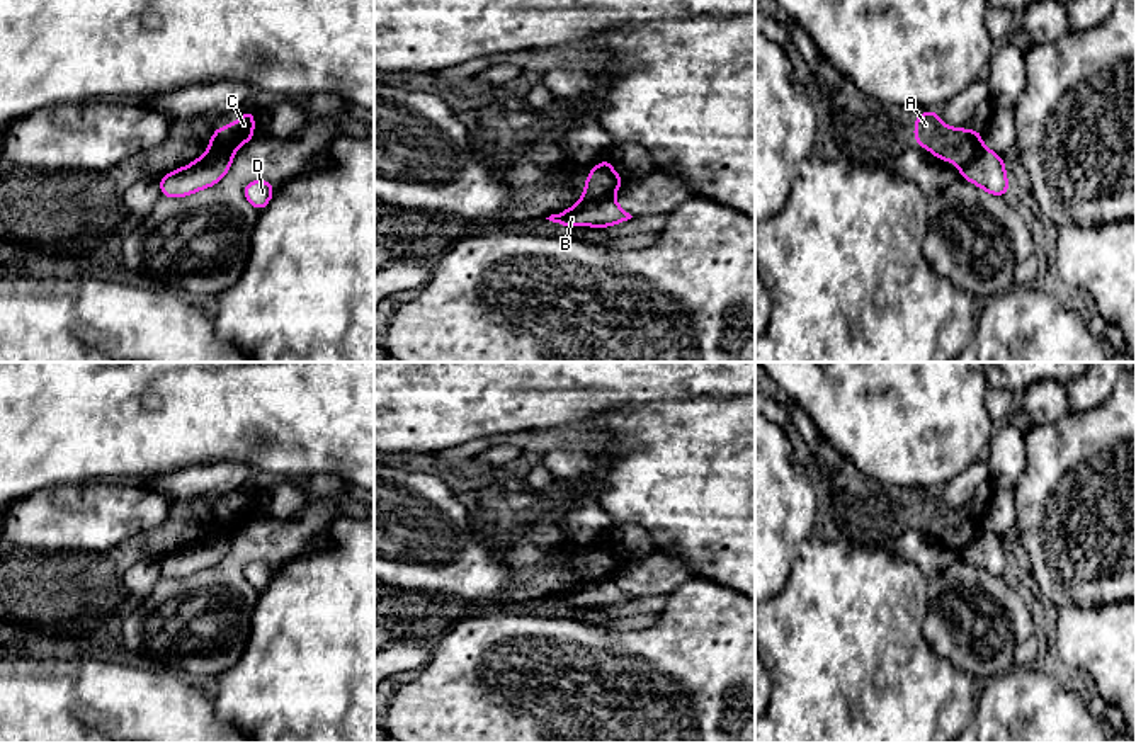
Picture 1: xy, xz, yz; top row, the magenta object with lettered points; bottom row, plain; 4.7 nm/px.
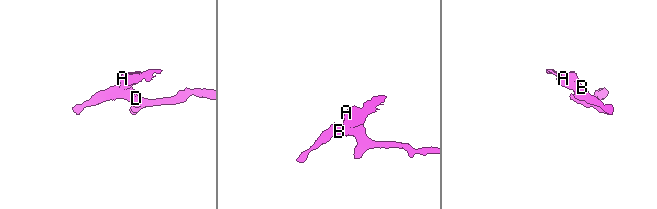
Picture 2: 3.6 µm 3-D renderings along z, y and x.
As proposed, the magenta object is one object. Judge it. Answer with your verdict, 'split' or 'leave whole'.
split

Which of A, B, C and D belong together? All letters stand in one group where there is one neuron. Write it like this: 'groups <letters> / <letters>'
groups A C / B D

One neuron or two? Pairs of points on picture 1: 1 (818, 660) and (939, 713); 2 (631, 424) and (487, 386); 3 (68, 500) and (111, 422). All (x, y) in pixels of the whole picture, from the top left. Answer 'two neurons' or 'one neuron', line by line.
1: one neuron
2: two neurons
3: two neurons

